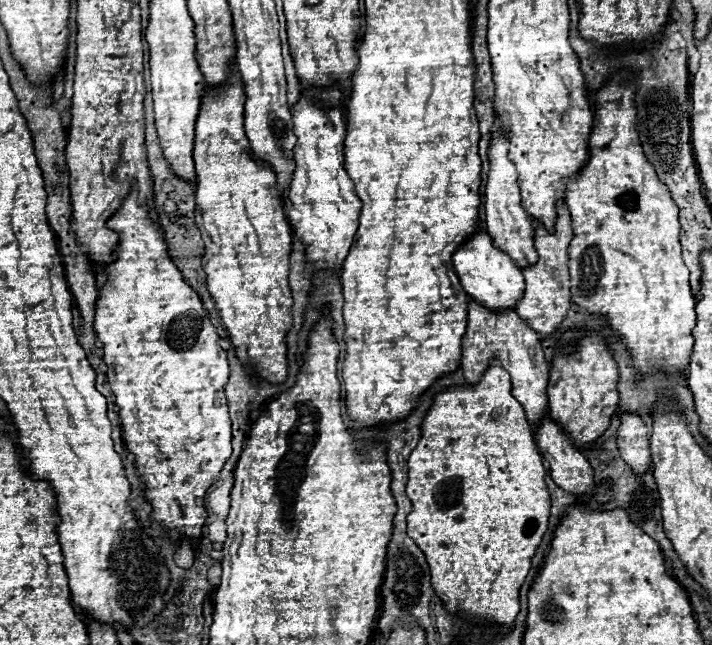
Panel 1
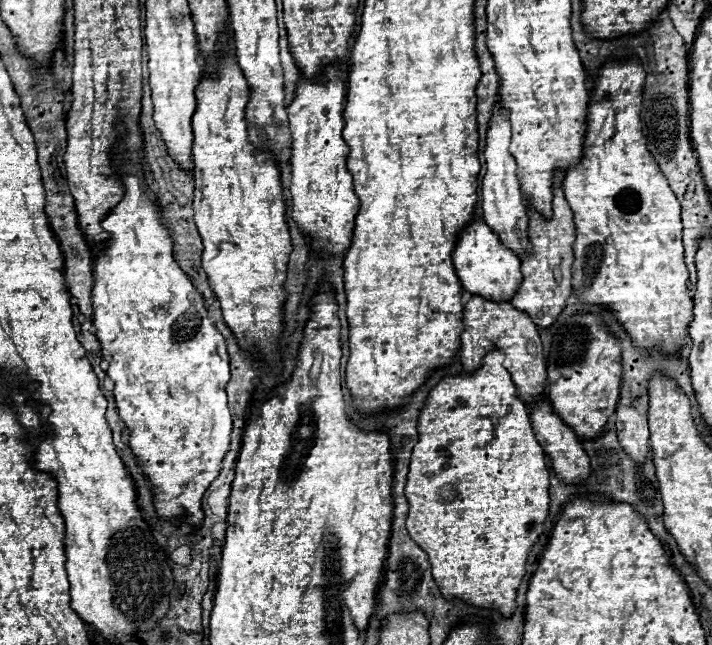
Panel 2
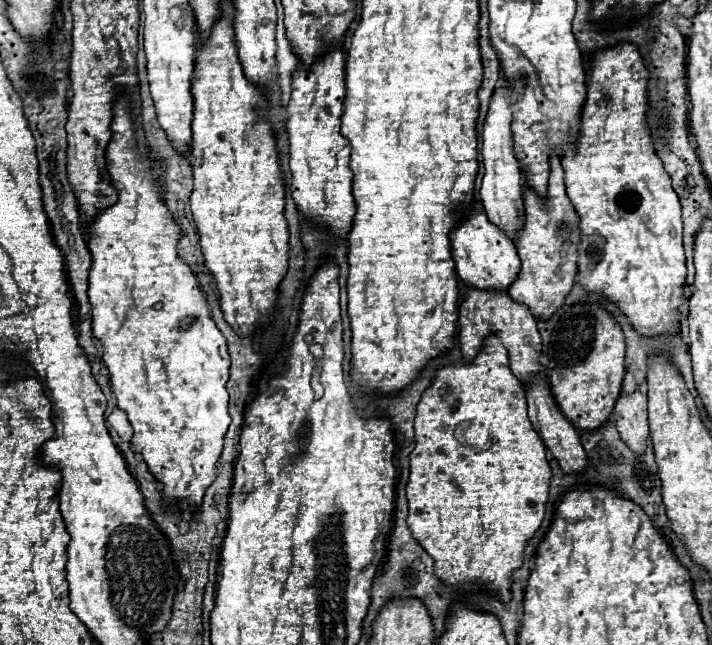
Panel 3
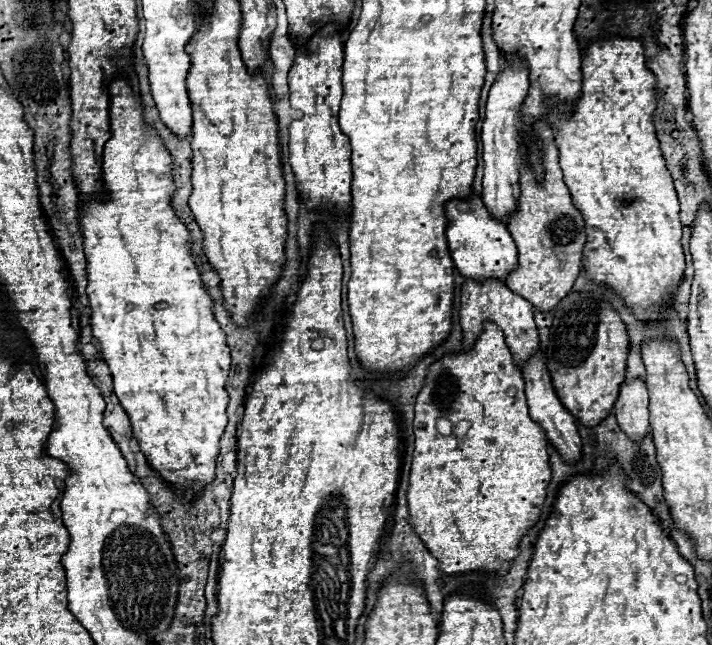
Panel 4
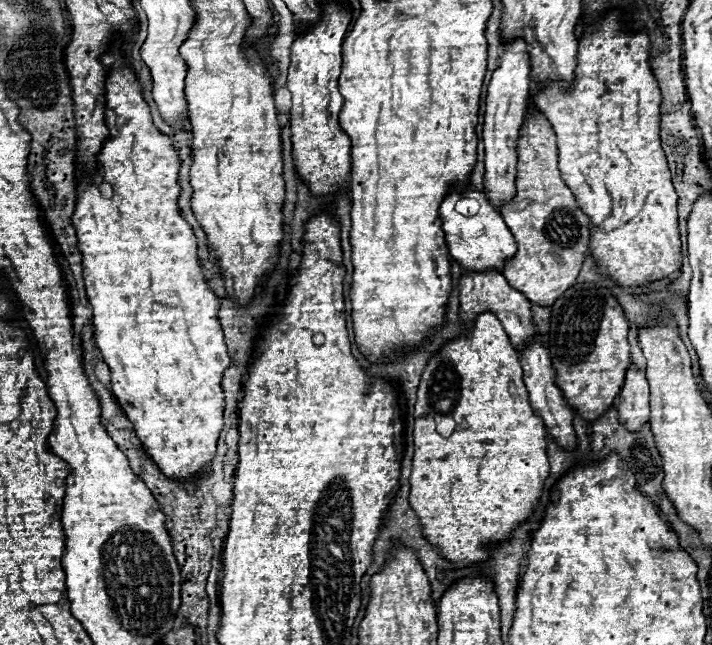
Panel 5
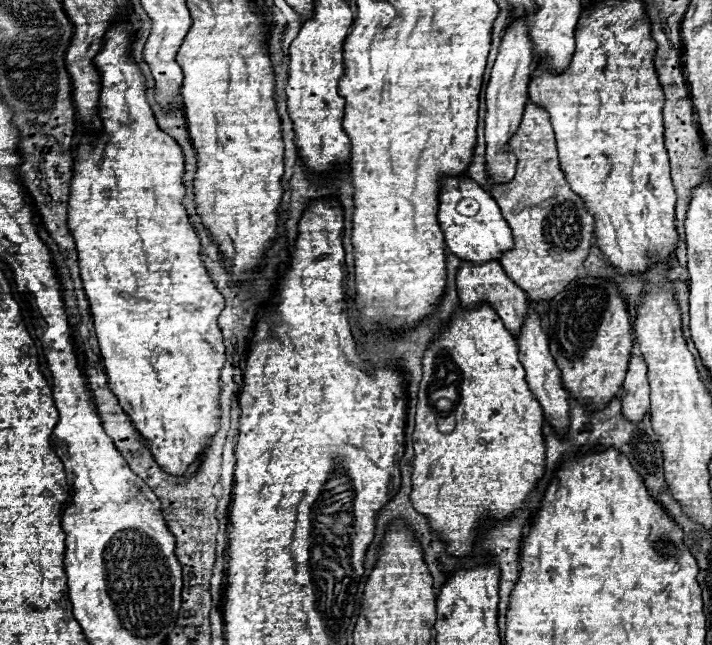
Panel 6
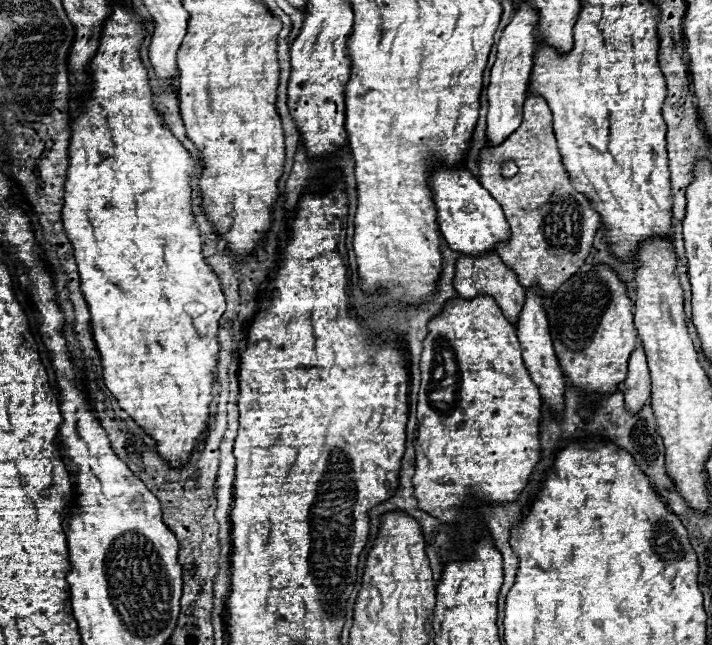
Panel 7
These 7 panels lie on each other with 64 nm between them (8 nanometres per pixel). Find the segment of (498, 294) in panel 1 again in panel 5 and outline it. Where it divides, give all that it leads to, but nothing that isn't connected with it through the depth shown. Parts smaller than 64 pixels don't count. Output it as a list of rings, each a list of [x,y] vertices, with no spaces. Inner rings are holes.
[[[470,186],[464,192],[450,192],[450,196],[444,198],[440,206],[442,216],[442,228],[446,232],[446,242],[450,256],[460,264],[460,268],[466,270],[504,270],[506,260],[510,260],[516,254],[516,240],[512,238],[508,226],[504,224],[502,216],[494,210],[494,206],[486,200],[486,196],[478,190],[472,190]],[[460,198],[474,198],[480,202],[480,210],[474,216],[462,216],[454,210],[454,204]]]

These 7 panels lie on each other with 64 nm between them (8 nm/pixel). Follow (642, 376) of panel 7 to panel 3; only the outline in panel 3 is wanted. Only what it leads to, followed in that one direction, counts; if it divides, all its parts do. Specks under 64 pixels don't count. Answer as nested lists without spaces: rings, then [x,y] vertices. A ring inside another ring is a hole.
[[[636,390],[630,396],[618,398],[614,416],[616,416],[616,428],[626,446],[630,446],[630,450],[634,450],[636,454],[644,454],[648,448],[648,434],[650,434],[646,396],[640,390]]]

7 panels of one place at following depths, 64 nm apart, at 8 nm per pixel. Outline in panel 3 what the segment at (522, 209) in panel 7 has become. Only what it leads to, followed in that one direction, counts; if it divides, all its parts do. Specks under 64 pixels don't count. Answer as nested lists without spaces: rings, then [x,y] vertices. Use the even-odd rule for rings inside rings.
[[[550,158],[550,182],[548,196],[538,198],[532,190],[524,188],[524,208],[526,222],[518,232],[518,256],[522,260],[522,270],[518,280],[508,288],[508,294],[530,308],[536,320],[550,320],[552,314],[564,304],[564,298],[570,294],[576,276],[576,258],[580,228],[578,216],[572,208],[566,190],[564,190],[564,170],[558,162],[560,158]]]

